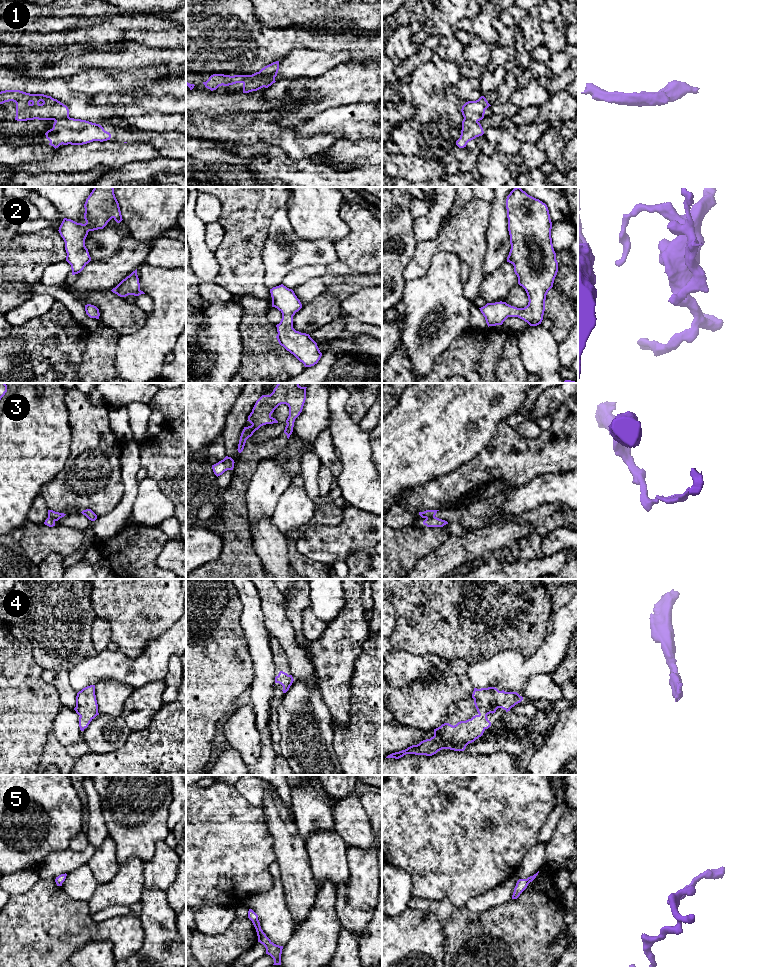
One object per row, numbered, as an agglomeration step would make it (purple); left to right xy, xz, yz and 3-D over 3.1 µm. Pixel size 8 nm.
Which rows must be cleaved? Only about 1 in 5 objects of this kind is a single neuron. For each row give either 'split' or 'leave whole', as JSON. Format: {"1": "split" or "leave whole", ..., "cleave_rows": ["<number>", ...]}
{"1": "split", "2": "leave whole", "3": "split", "4": "leave whole", "5": "leave whole", "cleave_rows": ["1", "3"]}

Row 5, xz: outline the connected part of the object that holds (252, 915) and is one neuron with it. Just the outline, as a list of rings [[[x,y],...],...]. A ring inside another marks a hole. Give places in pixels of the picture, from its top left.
[[[249,909],[248,911],[248,918],[252,921],[256,929],[258,942],[260,942],[261,944],[265,946],[266,954],[270,955],[273,958],[274,960],[273,965],[281,965],[281,954],[282,954],[283,946],[274,944],[266,936],[266,934],[261,929],[260,922],[258,920],[258,915],[252,909]]]

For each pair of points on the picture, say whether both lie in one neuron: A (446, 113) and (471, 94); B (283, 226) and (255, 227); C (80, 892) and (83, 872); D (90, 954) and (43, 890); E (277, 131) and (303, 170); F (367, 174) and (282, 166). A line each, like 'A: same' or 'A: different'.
A: different
B: different
C: same
D: different
E: different
F: same

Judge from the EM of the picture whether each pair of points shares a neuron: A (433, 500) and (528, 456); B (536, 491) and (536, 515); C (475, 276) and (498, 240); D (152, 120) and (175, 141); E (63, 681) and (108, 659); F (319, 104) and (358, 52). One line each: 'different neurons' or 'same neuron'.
A: same neuron
B: different neurons
C: different neurons
D: different neurons
E: different neurons
F: different neurons

